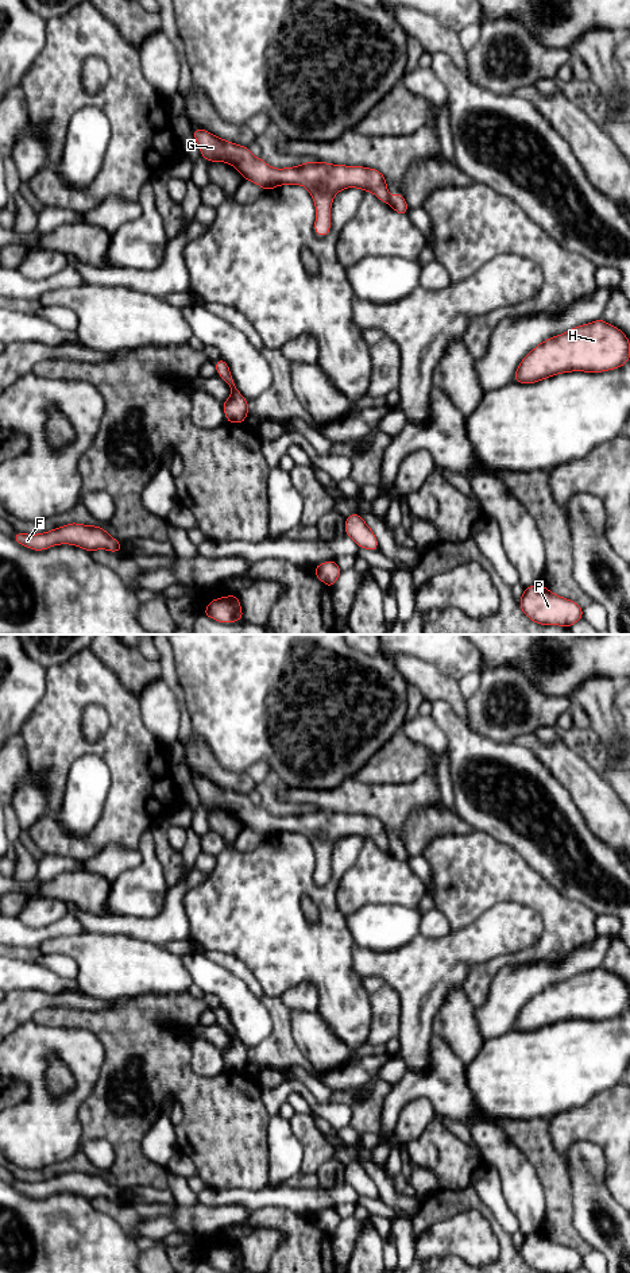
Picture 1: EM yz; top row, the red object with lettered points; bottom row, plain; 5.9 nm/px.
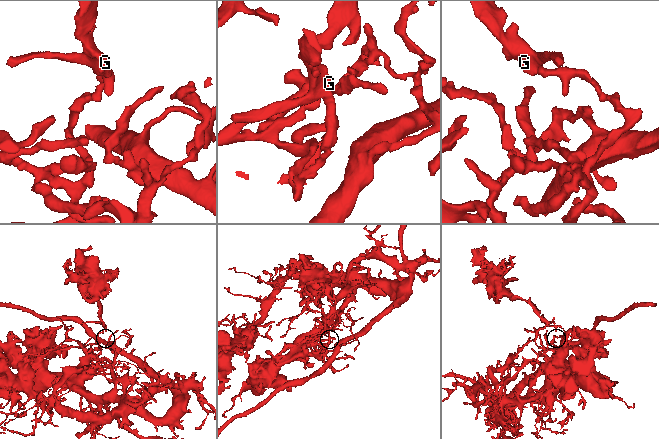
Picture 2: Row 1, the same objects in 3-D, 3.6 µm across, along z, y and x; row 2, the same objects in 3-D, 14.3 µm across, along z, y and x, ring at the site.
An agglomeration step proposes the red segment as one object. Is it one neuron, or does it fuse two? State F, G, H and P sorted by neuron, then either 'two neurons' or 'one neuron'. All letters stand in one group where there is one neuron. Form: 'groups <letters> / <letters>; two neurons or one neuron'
groups F H P / G; two neurons

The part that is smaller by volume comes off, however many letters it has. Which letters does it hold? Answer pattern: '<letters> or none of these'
G

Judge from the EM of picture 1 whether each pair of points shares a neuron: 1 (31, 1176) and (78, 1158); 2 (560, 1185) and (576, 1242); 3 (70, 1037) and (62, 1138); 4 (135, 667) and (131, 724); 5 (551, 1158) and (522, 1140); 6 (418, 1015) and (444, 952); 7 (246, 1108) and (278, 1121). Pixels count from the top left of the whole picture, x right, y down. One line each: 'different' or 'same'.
1: same
2: same
3: same
4: different
5: same
6: same
7: different

